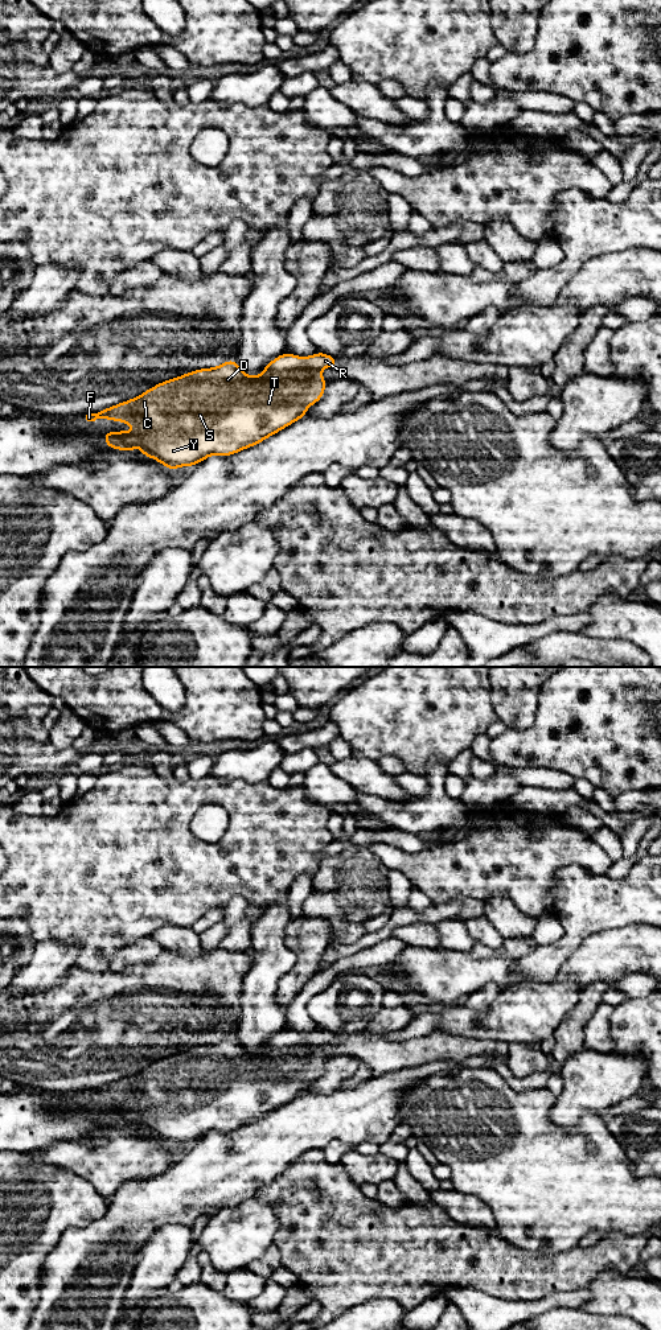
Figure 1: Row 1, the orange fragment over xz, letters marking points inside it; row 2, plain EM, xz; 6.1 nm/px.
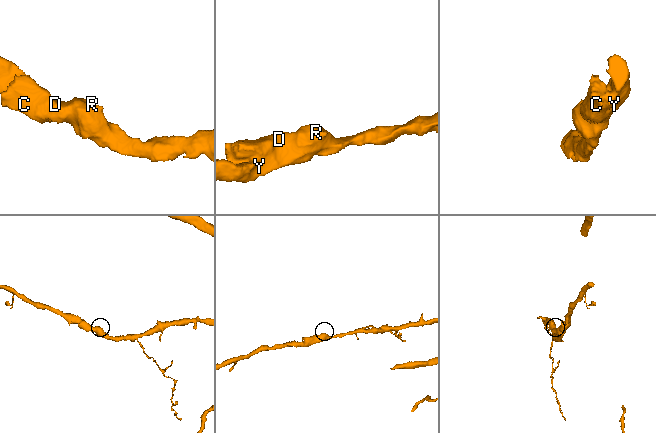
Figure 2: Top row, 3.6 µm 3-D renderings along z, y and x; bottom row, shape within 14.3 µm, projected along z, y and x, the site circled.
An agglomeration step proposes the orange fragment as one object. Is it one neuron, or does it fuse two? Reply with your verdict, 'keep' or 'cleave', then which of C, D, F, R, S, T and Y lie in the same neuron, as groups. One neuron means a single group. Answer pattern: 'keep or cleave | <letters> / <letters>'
keep | C D F R S T Y

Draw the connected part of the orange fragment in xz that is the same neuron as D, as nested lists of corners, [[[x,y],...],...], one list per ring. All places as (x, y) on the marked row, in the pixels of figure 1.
[[[317,351],[315,355],[297,357],[283,353],[272,359],[258,376],[245,374],[235,359],[222,362],[218,367],[200,368],[185,375],[161,382],[141,395],[104,408],[95,413],[87,413],[87,421],[108,419],[111,421],[126,421],[128,427],[136,425],[134,432],[104,432],[104,442],[110,449],[130,450],[141,444],[141,453],[163,464],[168,470],[182,466],[196,466],[209,456],[233,456],[250,446],[258,445],[270,436],[280,432],[292,423],[307,416],[307,408],[321,400],[328,382],[320,371],[336,367],[337,359]]]

